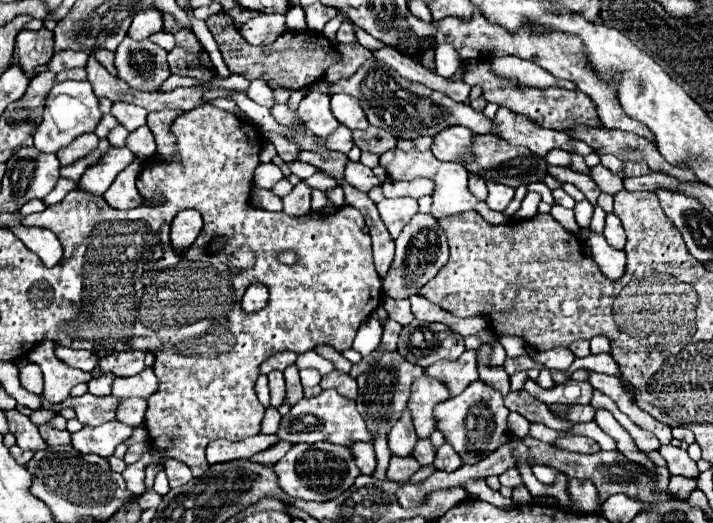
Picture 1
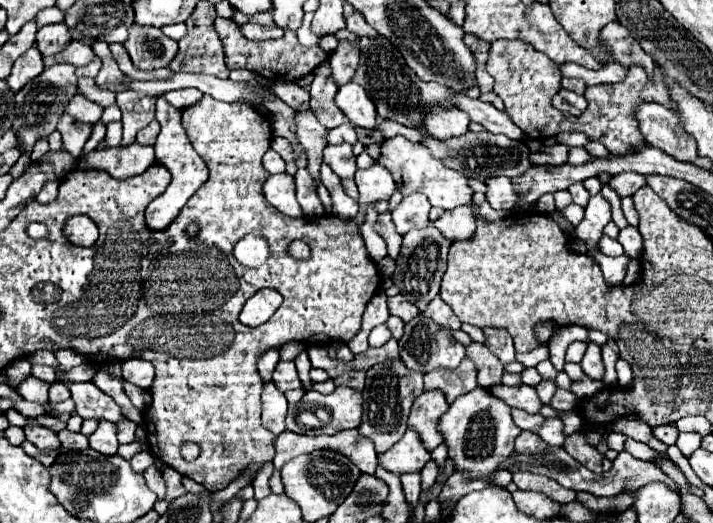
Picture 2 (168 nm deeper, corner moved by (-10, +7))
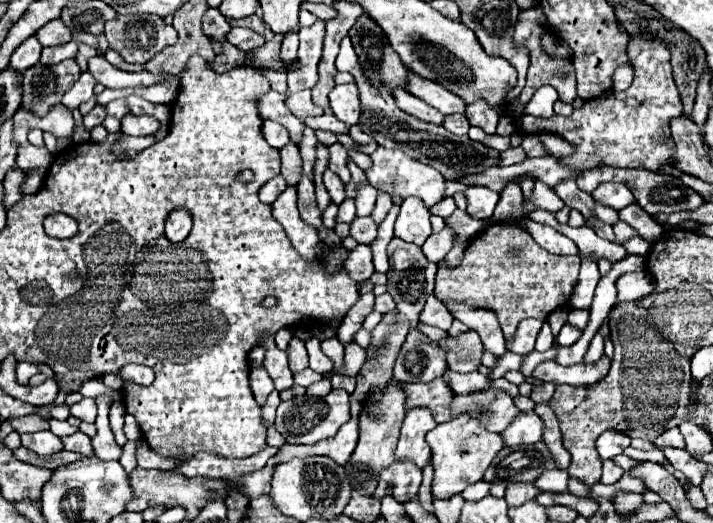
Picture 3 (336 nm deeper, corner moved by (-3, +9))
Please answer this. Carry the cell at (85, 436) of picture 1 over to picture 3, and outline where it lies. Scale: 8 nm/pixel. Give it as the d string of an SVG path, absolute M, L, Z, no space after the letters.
M98 401L98 417L96 417L98 433L92 439L92 445L94 445L94 455L98 459L104 459L104 461L114 459L114 461L118 461L120 455L122 455L122 447L114 441L114 435L110 431L108 409L110 409L110 405L106 401Z

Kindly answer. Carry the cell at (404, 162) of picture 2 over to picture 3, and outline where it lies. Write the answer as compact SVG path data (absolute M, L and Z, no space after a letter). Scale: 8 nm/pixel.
M378 147L372 155L372 169L366 171L368 175L368 183L372 187L376 187L378 191L390 193L390 195L400 195L400 197L418 197L424 201L426 207L436 205L440 199L444 199L444 177L440 175L440 171L436 171L434 167L428 167L426 163L420 163L408 155L404 155L404 151L396 151L396 149L386 149L386 147Z

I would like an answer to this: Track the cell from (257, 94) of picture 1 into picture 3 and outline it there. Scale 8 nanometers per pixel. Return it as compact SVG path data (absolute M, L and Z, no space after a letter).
M304 89L304 91L300 91L300 93L292 93L292 95L288 97L286 105L288 105L288 109L290 109L300 121L304 121L306 117L316 117L316 115L322 115L322 113L324 113L324 111L320 111L320 107L316 107L316 105L312 103L312 97L310 97L310 91L308 91L308 89Z

